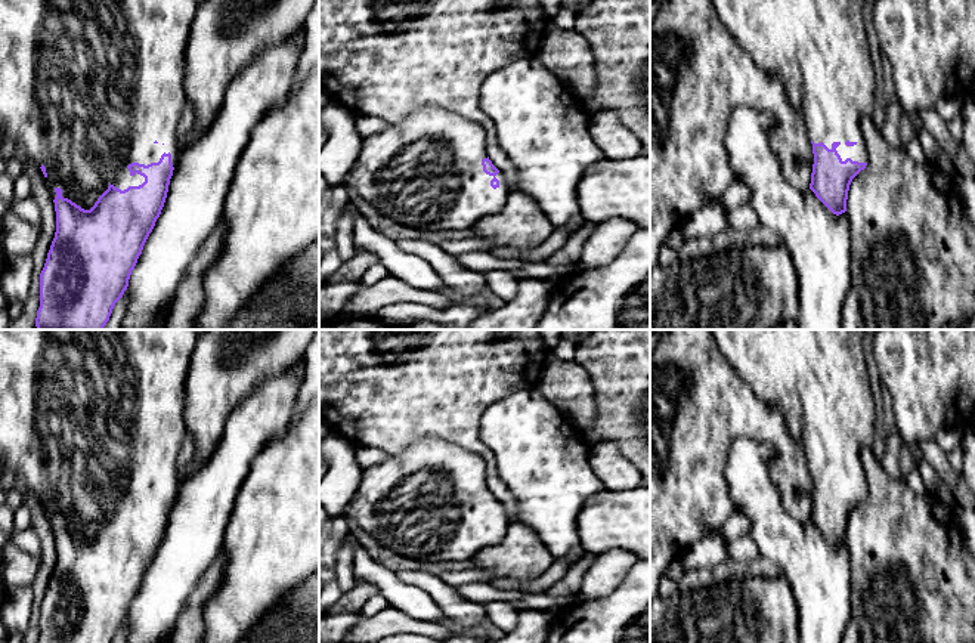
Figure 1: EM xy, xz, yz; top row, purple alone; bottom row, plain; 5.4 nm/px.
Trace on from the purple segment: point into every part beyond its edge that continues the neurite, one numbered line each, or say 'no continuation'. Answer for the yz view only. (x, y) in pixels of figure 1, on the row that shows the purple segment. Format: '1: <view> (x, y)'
1: yz (819, 49)

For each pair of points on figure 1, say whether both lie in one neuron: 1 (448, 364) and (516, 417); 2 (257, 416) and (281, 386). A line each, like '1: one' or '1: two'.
1: two
2: one

